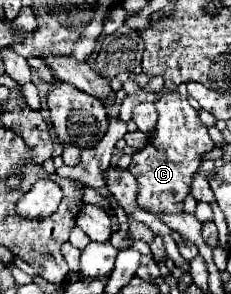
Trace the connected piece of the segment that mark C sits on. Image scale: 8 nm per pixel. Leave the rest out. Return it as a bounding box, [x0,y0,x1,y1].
[128,93,214,215]

